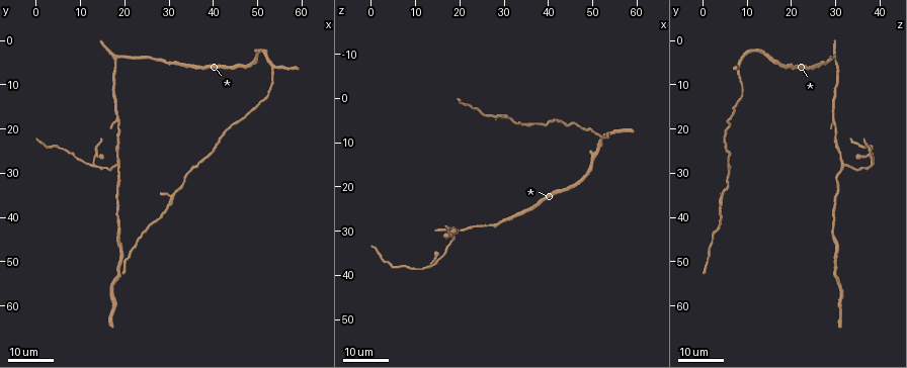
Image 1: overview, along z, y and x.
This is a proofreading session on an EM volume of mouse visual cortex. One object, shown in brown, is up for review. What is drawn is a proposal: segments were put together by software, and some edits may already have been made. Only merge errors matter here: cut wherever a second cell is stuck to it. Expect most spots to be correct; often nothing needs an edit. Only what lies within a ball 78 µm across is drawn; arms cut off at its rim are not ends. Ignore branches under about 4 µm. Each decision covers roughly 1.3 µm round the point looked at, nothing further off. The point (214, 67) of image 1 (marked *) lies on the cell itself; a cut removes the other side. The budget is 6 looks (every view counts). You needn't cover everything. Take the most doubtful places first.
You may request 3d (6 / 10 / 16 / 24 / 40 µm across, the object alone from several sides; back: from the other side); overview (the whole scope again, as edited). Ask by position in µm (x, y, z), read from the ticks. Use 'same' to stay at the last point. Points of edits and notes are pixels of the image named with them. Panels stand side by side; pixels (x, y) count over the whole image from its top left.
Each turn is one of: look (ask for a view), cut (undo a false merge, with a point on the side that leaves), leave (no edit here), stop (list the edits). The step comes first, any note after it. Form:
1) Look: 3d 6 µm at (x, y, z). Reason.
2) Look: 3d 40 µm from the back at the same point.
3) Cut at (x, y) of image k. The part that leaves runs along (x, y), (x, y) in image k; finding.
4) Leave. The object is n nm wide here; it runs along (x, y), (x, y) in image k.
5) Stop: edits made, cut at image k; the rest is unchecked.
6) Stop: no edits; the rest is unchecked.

Look: 3d 16 µm at (13.0, 28.0, 38.0). Side arm on a straight run.

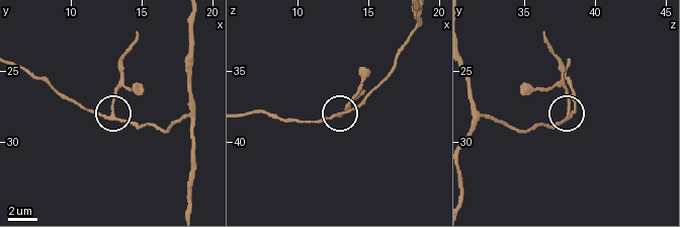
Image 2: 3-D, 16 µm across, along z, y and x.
Look: 3d 10 µm at (13.0, 28.0, 38.2). Closer look.

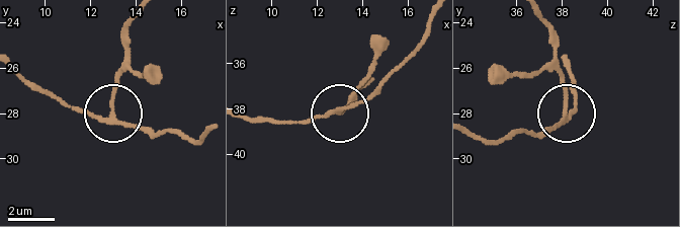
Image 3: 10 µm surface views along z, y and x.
Cut at (115, 80) of image 3. 3 arms meet here; the part that leaves runs along (111, 115), (129, 18) in image 3; a second cell is stuck on.

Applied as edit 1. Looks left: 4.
Look: 3d 24 µm at (18.5, 28.0, 32.0). Three arms meet.

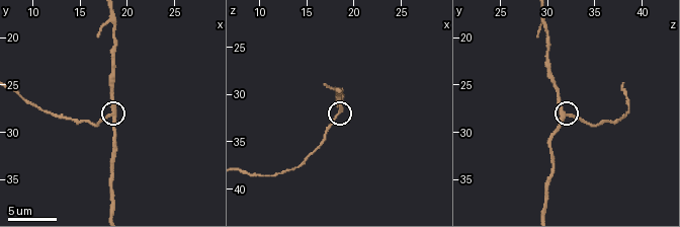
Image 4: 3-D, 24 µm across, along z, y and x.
Look: 3d 6 µm at (18.6, 28.0, 31.6).

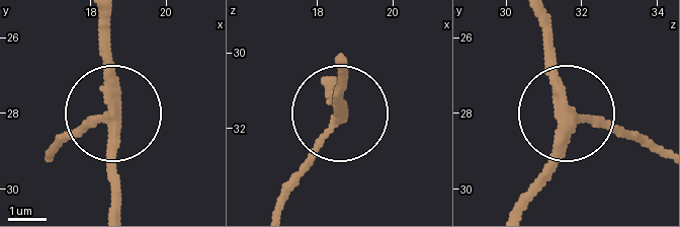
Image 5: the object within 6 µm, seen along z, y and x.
Leave. It runs along (539, 22), (556, 99), (636, 139) in image 5; one cell here.

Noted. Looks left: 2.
Look: 3d 16 µm at (31.0, 35.0, 4.5). Three arms meet.

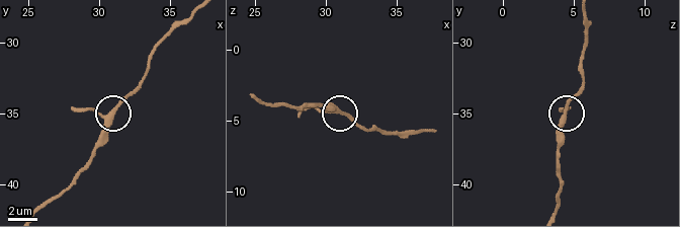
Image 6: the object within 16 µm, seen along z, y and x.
Look: 3d 10 µm at (30.8, 35.0, 4.2).

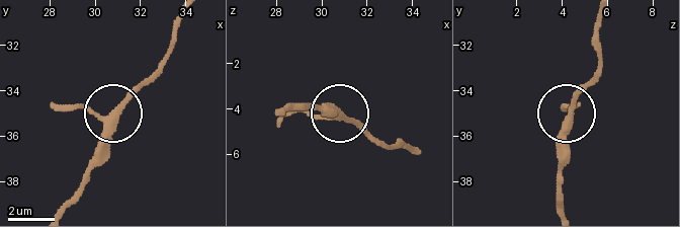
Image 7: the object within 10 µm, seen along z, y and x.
Leave. 3 arms meet here; continuous, no second cell.

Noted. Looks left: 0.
Stop: edits made, cut at image 3; the rest is unchecked.

